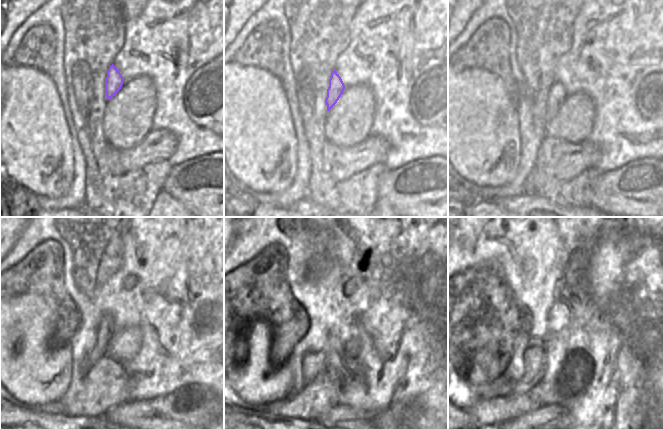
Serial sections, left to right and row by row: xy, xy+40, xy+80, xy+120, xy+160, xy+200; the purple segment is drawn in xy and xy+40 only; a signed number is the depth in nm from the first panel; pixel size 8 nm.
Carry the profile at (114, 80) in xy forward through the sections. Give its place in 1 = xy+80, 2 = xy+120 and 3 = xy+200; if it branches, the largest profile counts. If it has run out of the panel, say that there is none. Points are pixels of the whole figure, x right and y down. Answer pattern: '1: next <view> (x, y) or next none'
1: next xy+80 (557, 95)
2: next xy+120 (105, 330)
3: next xy+200 (534, 357)

